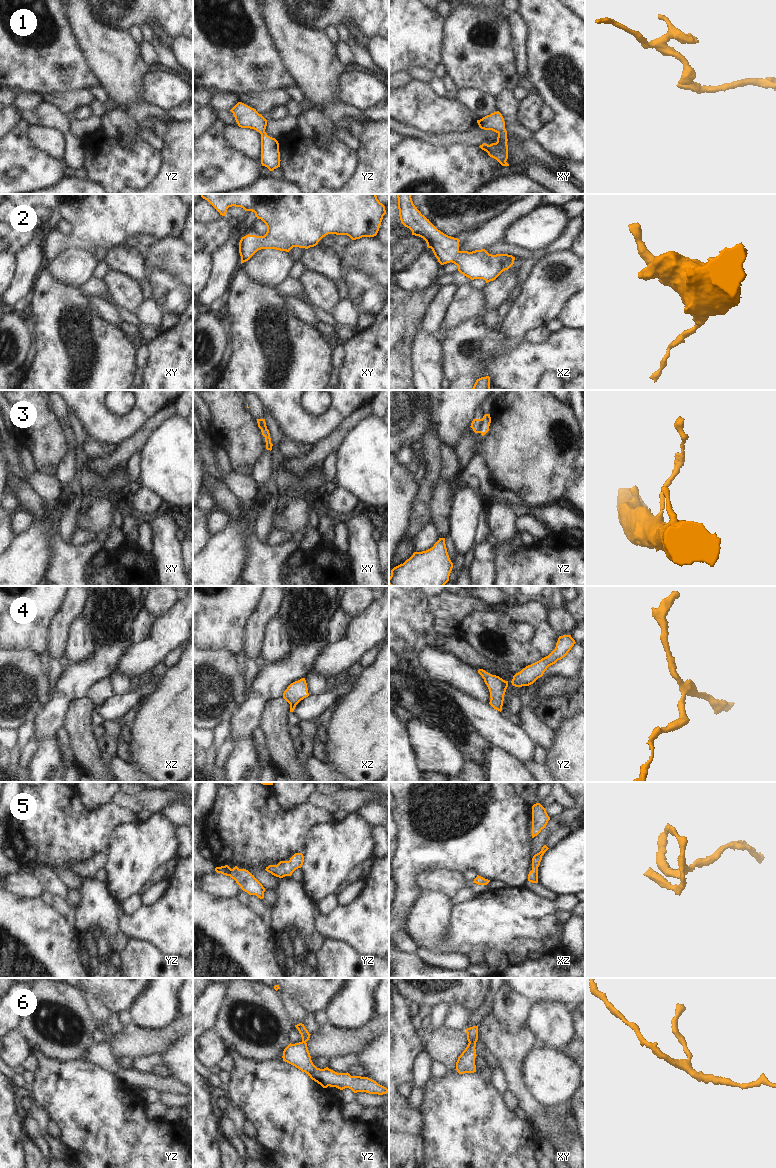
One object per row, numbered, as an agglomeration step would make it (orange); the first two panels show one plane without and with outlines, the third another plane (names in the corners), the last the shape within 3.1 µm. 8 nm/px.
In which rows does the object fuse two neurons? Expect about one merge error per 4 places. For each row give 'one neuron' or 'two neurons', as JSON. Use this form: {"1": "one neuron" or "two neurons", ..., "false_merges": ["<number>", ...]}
{"1": "one neuron", "2": "one neuron", "3": "two neurons", "4": "one neuron", "5": "one neuron", "6": "one neuron", "false_merges": ["3"]}

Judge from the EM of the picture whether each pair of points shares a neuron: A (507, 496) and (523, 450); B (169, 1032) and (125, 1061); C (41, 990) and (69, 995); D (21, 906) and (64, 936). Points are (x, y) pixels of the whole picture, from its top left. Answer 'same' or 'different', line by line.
A: different
B: different
C: same
D: same

